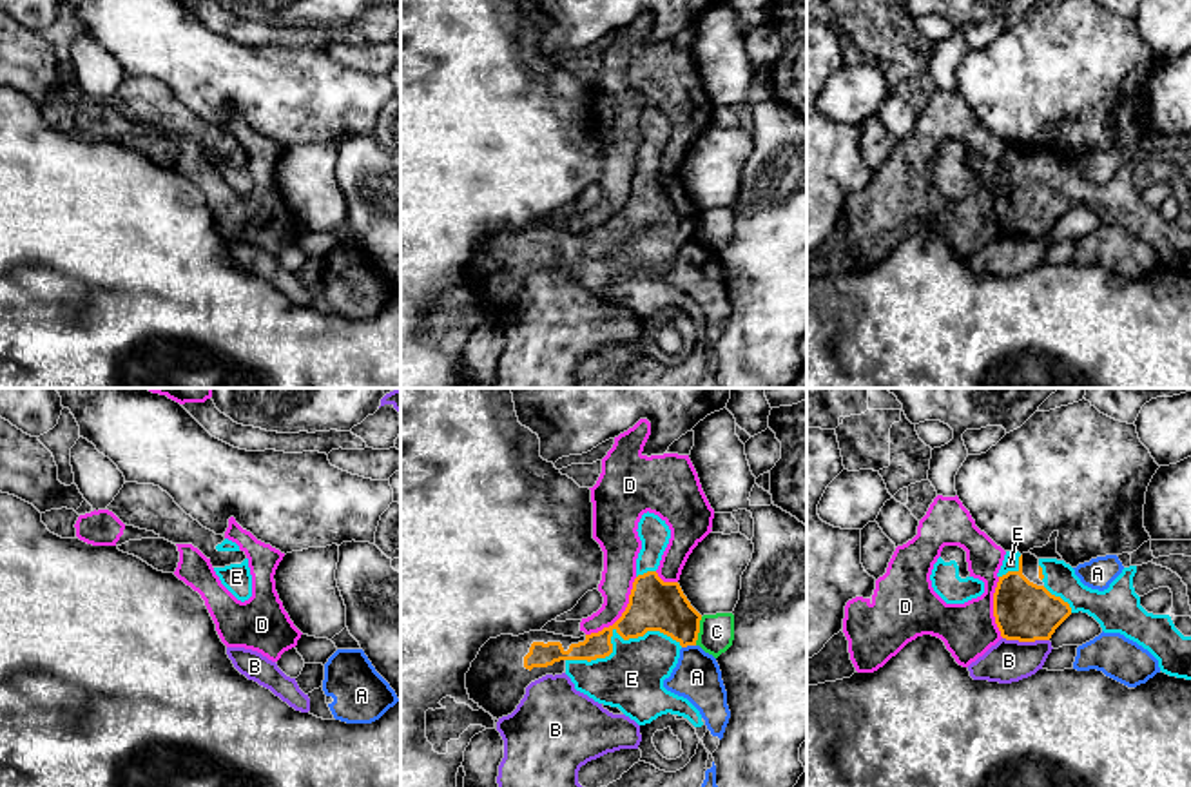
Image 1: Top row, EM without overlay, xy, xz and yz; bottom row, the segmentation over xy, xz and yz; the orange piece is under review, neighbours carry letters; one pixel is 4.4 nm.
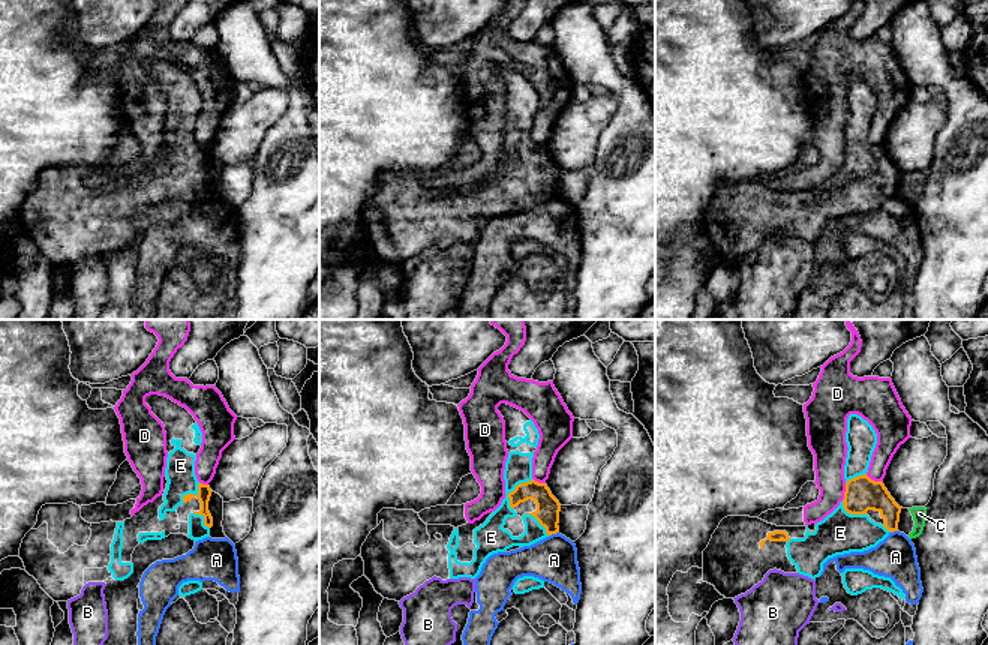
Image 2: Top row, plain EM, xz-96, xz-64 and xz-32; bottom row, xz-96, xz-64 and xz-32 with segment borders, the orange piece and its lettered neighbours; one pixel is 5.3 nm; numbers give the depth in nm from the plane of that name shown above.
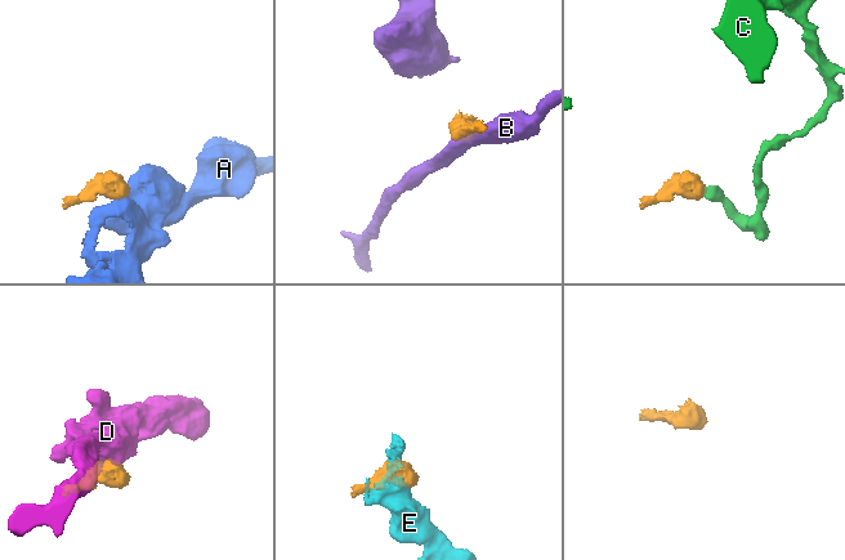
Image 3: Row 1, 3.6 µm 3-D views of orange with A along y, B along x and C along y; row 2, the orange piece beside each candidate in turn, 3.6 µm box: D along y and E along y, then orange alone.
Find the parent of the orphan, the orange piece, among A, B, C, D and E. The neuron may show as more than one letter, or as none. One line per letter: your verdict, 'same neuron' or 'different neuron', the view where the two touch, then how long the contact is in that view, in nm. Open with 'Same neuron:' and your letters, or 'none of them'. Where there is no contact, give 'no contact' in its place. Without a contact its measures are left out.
Same neuron: E
A: different neuron; contact in xz; length 70 nm
B: different neuron; contact in yz; length 200 nm
C: different neuron; contact in xz; length 130 nm
D: different neuron; contact in xz; length 340 nm
E: same neuron; contact in xz; length 500 nm

